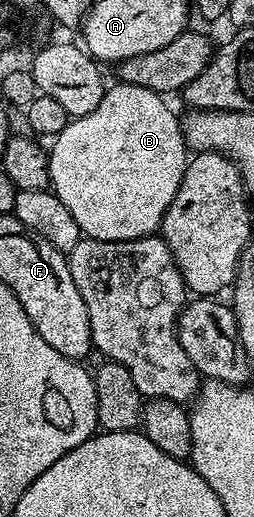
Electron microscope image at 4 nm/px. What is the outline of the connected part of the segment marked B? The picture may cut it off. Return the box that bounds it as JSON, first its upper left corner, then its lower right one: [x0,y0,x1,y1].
[49,82,189,243]

